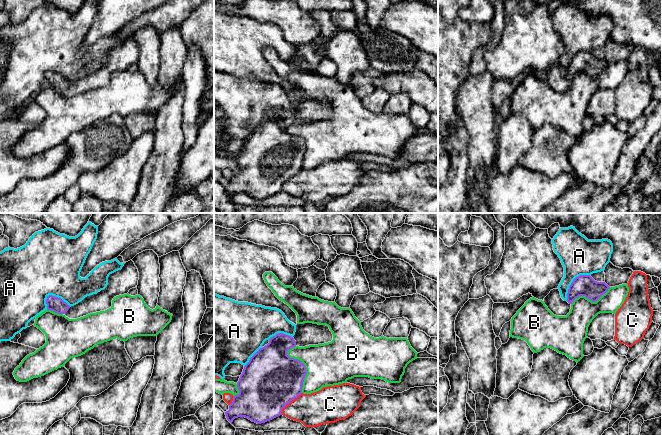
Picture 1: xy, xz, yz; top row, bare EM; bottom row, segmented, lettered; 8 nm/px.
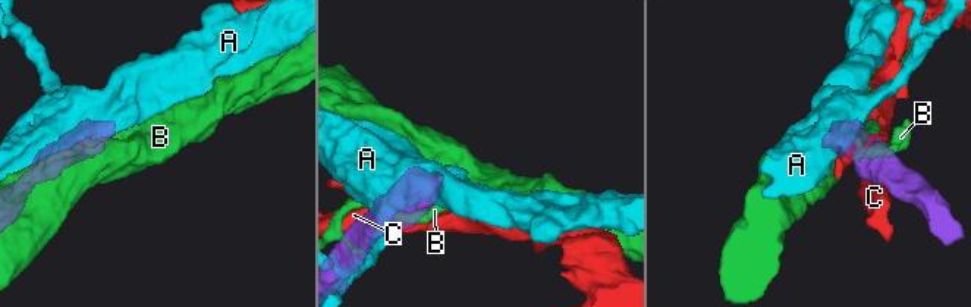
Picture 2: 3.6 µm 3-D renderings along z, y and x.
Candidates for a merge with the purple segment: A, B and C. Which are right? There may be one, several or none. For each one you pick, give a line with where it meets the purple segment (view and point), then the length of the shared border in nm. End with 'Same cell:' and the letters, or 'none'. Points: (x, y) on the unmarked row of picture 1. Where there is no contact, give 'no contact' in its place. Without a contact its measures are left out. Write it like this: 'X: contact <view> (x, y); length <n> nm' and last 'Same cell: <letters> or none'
Same cell: none

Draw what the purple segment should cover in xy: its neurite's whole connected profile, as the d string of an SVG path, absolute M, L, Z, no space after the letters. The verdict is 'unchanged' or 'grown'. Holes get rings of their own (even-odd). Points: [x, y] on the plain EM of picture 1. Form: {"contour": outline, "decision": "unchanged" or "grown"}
{"contour": "M132 36L126 38L121 46L108 53L108 61L97 70L85 73L74 82L69 82L61 74L49 71L46 75L47 85L64 90L69 95L77 95L90 89L105 87L112 82L114 73L124 71L132 64L137 64L139 48Z", "decision": "grown"}

